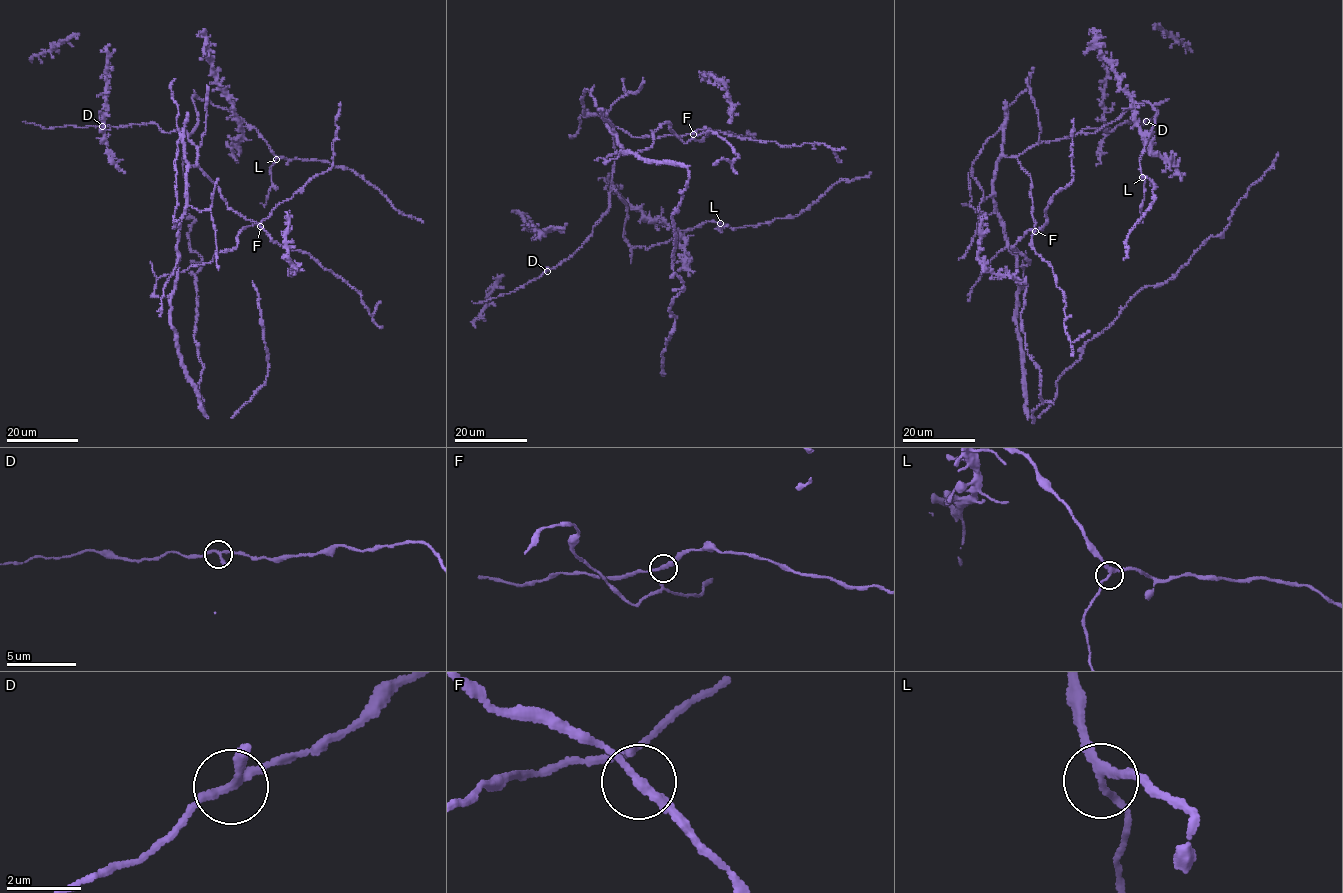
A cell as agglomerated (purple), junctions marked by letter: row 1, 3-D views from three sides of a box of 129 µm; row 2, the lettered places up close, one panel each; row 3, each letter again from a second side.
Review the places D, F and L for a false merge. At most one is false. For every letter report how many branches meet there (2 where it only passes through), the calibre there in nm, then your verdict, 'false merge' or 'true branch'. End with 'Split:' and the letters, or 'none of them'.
D: branches 3; calibre 200 nm; true branch
F: branches 3; calibre 190 nm; true branch
L: branches 3; calibre 190 nm; false merge
Split: L

